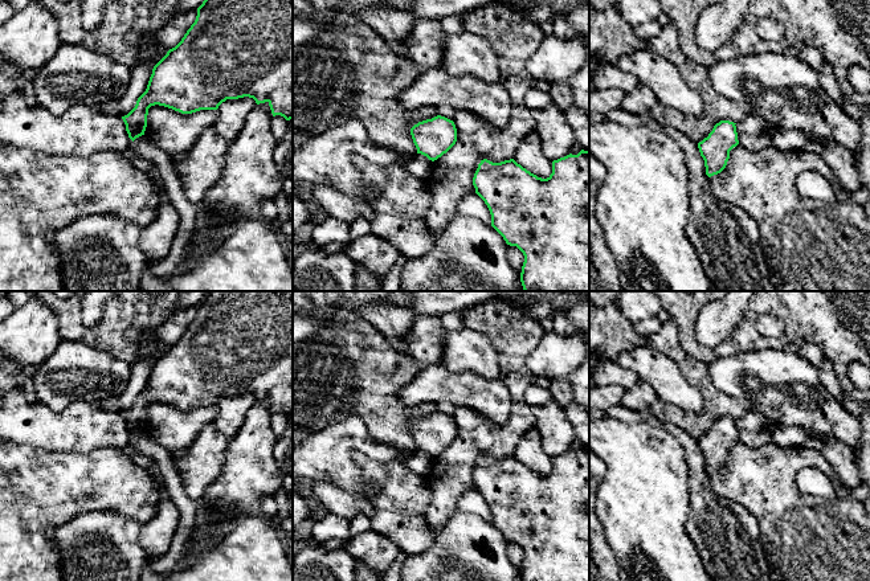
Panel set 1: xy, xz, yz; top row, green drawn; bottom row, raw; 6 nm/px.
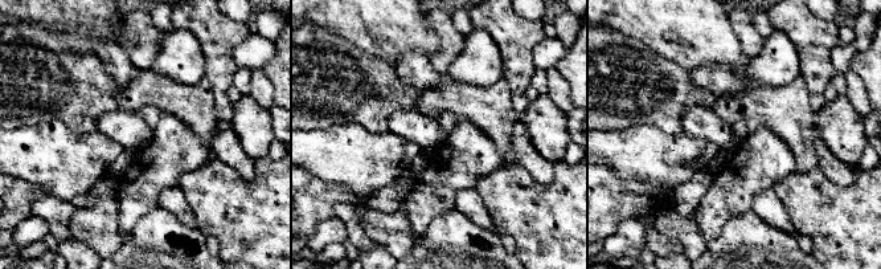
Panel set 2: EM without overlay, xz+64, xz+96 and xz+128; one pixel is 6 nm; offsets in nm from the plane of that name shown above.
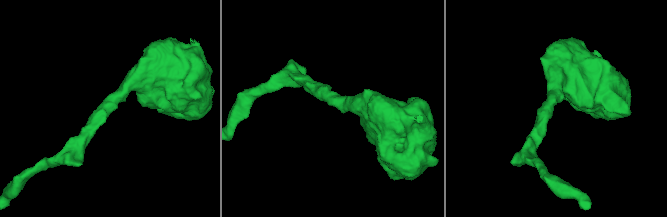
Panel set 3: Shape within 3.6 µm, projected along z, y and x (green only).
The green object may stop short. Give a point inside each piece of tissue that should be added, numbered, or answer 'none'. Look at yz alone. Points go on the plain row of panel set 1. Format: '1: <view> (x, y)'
none

